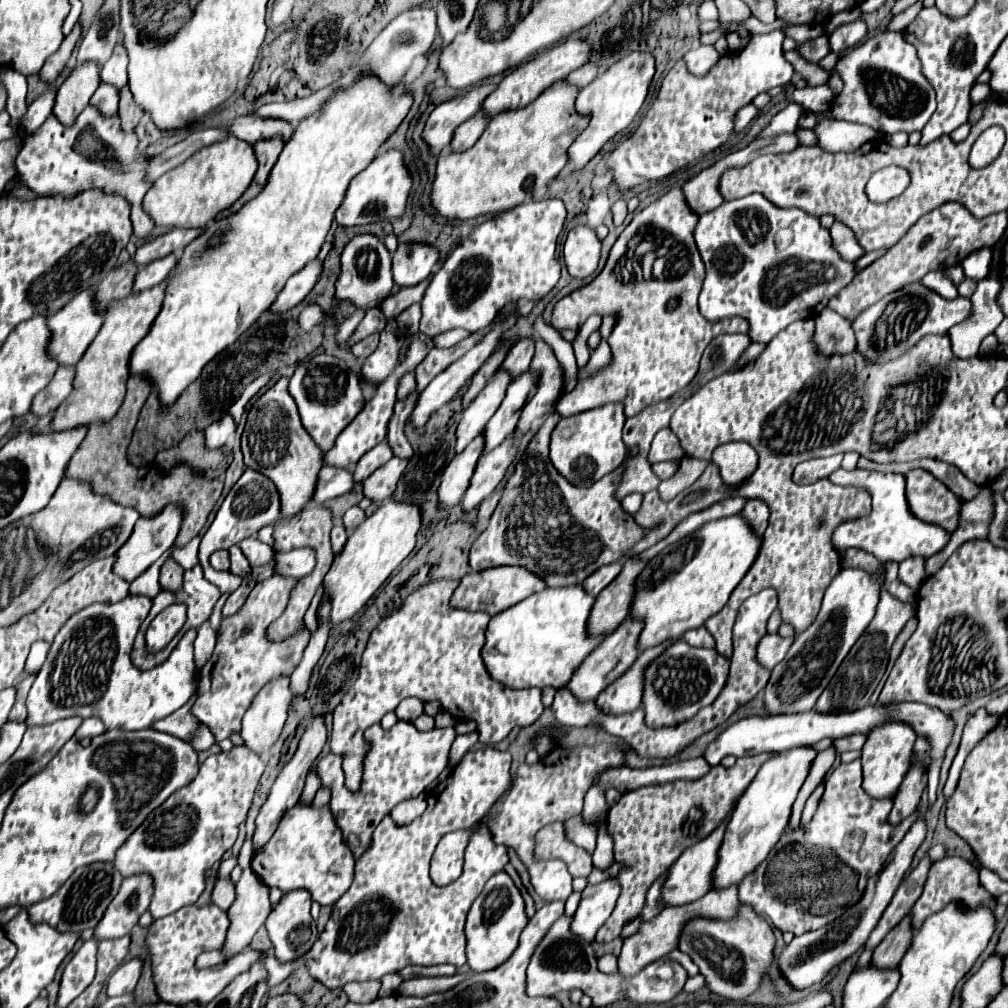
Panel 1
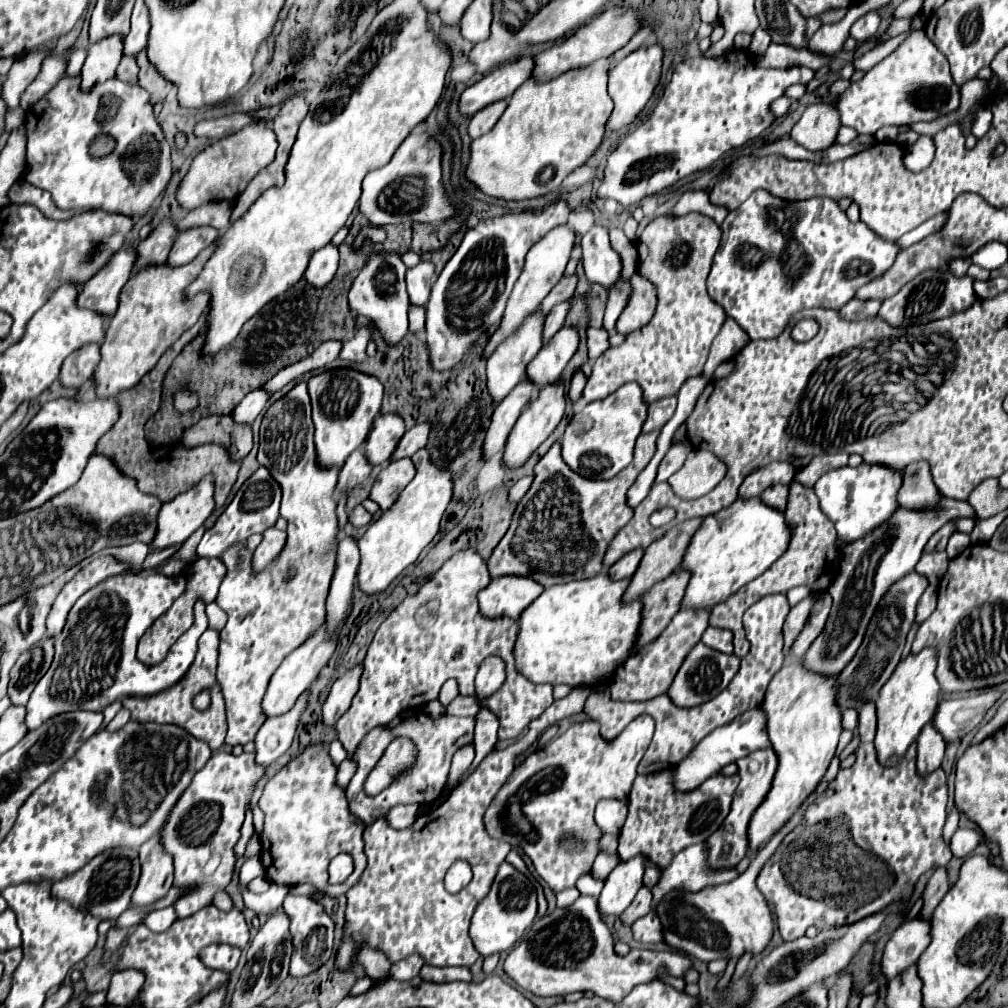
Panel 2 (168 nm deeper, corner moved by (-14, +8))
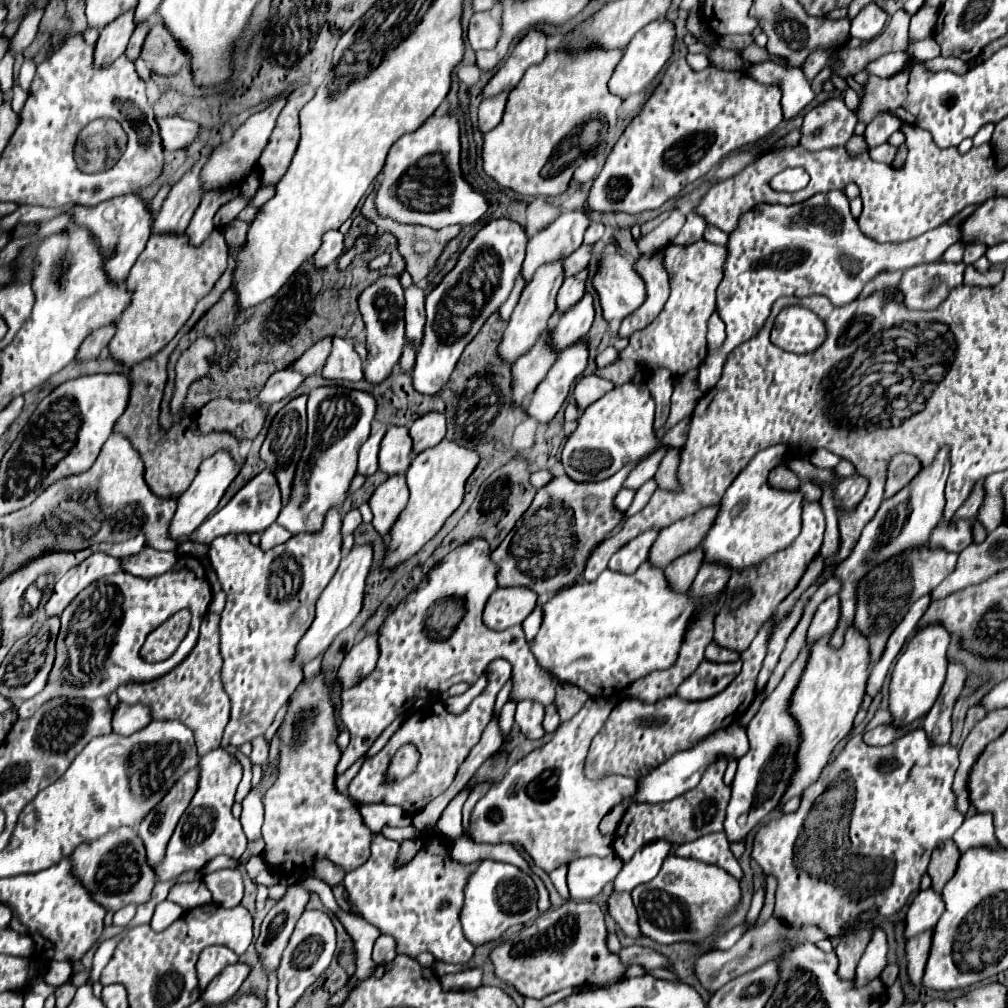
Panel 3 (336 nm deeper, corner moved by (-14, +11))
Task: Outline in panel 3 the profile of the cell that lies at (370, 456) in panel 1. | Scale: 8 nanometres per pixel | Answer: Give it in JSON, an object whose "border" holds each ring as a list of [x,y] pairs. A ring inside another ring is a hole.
{"border":[[[426,412],[414,424],[410,426],[410,436],[412,436],[412,452],[420,454],[426,448],[436,446],[446,434],[446,418],[440,412]]]}

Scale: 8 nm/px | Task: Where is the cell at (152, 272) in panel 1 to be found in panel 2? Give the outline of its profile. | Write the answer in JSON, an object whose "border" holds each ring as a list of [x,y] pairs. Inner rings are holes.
{"border":[[[210,225],[200,229],[186,229],[184,233],[178,233],[176,243],[168,255],[168,265],[178,267],[190,263],[202,249],[212,245],[220,237],[220,231],[212,229]]]}

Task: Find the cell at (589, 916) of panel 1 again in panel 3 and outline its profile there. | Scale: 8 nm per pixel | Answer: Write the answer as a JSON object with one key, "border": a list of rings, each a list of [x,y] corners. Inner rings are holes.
{"border":[[[652,842],[644,848],[640,848],[632,856],[632,860],[628,860],[622,866],[620,874],[616,876],[614,892],[632,892],[638,884],[650,882],[658,874],[668,852],[670,852],[668,842]]]}

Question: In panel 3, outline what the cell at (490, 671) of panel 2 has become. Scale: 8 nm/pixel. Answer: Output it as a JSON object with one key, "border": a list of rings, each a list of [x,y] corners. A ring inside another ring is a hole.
{"border":[[[496,658],[486,666],[486,678],[488,684],[482,690],[482,694],[476,696],[472,700],[472,704],[468,706],[466,712],[454,716],[446,710],[446,706],[442,702],[434,702],[418,712],[414,712],[388,740],[388,744],[376,754],[370,756],[360,772],[356,774],[356,778],[350,782],[348,788],[348,796],[358,802],[358,804],[374,804],[374,802],[384,802],[384,804],[396,804],[400,808],[404,808],[410,816],[420,812],[430,800],[434,800],[436,796],[440,796],[454,780],[458,766],[464,762],[464,758],[468,756],[470,748],[476,746],[476,742],[480,740],[484,728],[488,726],[488,722],[492,720],[492,712],[494,712],[494,700],[496,694],[502,690],[502,686],[510,680],[510,672],[512,666],[510,662]],[[406,742],[414,742],[420,750],[420,764],[416,768],[416,772],[412,776],[408,776],[402,784],[384,784],[382,782],[382,774],[388,768],[390,758],[394,756],[394,752],[406,744]]]}

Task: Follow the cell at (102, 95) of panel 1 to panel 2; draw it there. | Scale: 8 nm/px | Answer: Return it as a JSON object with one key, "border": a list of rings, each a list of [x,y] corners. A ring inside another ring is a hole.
{"border":[[[122,57],[120,65],[118,65],[118,71],[116,71],[116,77],[130,83],[130,85],[136,85],[136,77],[138,77],[138,63],[136,63],[136,57]]]}

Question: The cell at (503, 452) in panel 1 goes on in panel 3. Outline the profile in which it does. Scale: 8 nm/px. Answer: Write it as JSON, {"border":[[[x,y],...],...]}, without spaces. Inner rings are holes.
{"border":[[[586,340],[576,342],[568,350],[560,352],[546,378],[538,384],[532,400],[526,406],[526,414],[540,424],[548,424],[560,406],[564,404],[572,382],[584,372],[588,362]]]}

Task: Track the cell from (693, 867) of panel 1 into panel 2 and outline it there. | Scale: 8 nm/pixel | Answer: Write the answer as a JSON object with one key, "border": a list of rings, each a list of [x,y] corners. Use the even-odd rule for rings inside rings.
{"border":[[[772,747],[755,751],[749,756],[736,762],[738,767],[738,775],[740,775],[740,785],[736,789],[736,795],[732,799],[732,809],[728,813],[728,817],[724,819],[724,825],[718,829],[718,833],[708,839],[708,863],[716,869],[722,867],[736,867],[738,861],[748,853],[748,823],[752,813],[760,807],[760,803],[764,801],[764,797],[768,795],[768,789],[772,787],[772,777],[776,773],[776,753]]]}

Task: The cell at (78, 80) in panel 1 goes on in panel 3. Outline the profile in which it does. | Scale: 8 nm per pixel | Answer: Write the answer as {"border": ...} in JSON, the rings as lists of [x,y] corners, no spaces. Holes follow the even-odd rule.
{"border":[[[132,12],[122,14],[114,22],[110,22],[106,28],[102,28],[94,48],[94,64],[104,68],[104,66],[110,66],[118,56],[122,56],[134,28],[136,24],[132,18]]]}

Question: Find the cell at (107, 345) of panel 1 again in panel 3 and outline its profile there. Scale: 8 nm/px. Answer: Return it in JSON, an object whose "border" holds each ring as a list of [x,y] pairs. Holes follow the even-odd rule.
{"border":[[[222,228],[214,230],[212,238],[208,238],[204,246],[188,246],[186,236],[150,236],[146,250],[138,256],[126,278],[132,302],[116,322],[116,334],[108,344],[110,360],[132,368],[134,364],[158,354],[186,324],[198,300],[214,288],[226,268],[228,248]]]}

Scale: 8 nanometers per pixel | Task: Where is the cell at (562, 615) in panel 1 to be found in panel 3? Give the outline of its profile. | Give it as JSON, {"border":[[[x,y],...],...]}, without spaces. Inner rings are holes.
{"border":[[[644,562],[632,574],[604,570],[594,582],[576,582],[556,592],[542,604],[542,626],[528,644],[538,666],[560,682],[574,684],[590,696],[614,696],[640,676],[672,666],[692,616],[694,606],[688,604],[688,594],[672,592],[664,572]]]}

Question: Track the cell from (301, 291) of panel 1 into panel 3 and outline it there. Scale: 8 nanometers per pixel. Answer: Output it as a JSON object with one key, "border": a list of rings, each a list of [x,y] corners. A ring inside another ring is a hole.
{"border":[[[332,230],[324,236],[322,246],[318,248],[318,252],[314,254],[314,266],[316,268],[326,268],[330,262],[334,262],[342,252],[344,252],[344,244],[342,244],[344,236],[338,230]]]}

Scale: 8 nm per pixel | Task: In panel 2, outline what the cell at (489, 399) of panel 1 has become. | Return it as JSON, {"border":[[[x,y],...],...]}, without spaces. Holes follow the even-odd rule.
{"border":[[[536,309],[536,313],[532,313],[532,317],[528,317],[528,319],[524,319],[520,329],[516,329],[516,333],[512,333],[512,337],[506,337],[500,343],[500,347],[496,347],[496,351],[490,355],[490,359],[488,359],[488,391],[492,393],[492,399],[496,403],[502,401],[526,377],[526,365],[536,357],[536,353],[544,345],[544,341],[542,341],[544,317],[546,317],[546,313],[542,313],[542,309]]]}

